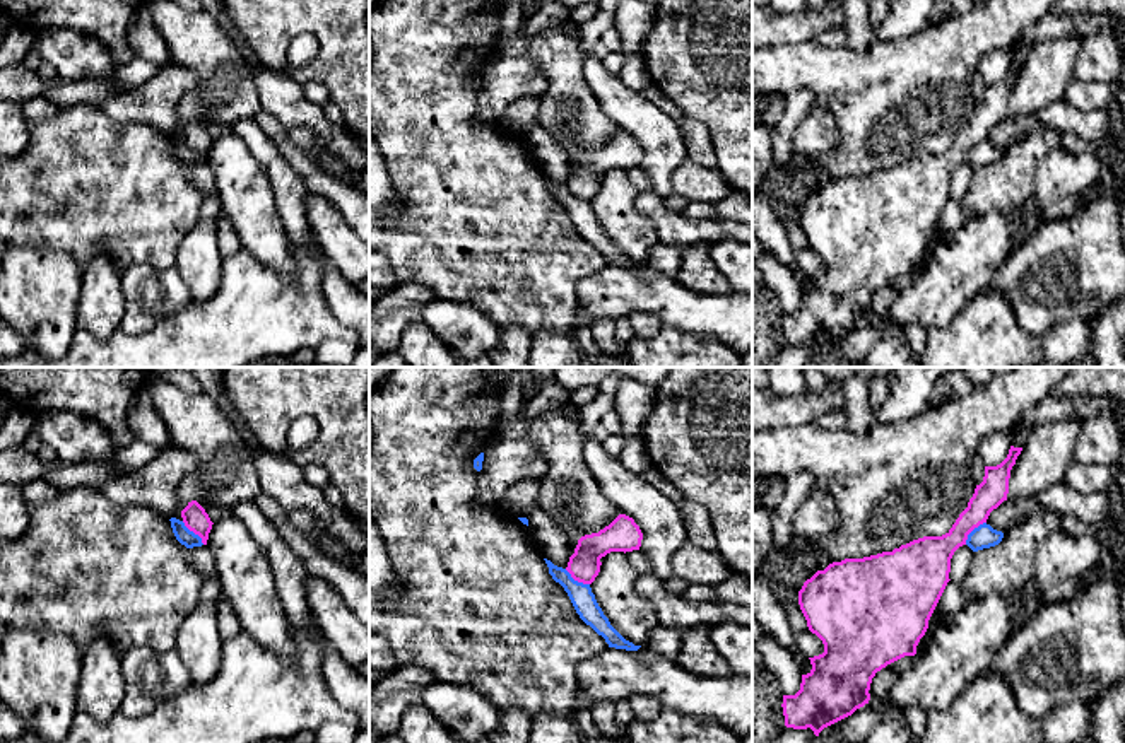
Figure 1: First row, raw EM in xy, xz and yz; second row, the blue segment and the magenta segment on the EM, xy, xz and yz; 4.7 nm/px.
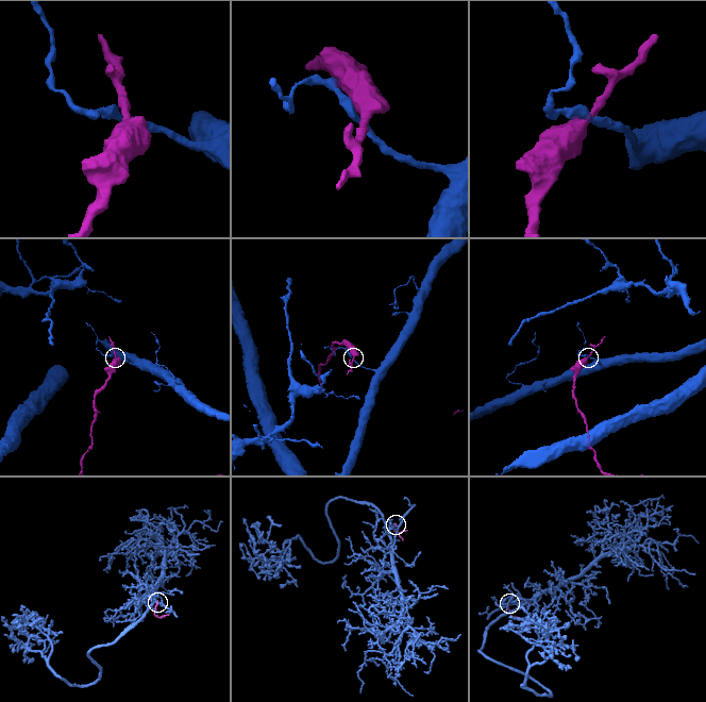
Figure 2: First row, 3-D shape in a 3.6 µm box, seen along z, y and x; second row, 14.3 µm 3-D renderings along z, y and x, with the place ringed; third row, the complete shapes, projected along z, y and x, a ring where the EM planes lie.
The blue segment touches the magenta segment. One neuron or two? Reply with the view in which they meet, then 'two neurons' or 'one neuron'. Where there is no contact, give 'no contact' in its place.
yz | two neurons

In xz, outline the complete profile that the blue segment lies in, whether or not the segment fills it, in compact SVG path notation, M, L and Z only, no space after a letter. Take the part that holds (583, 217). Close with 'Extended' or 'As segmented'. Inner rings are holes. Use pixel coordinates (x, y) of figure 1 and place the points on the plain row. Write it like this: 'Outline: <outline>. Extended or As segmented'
Outline: M547 176L544 178L549 184L549 191L552 193L552 196L559 200L568 210L580 236L586 243L590 243L598 253L602 253L605 260L609 261L609 265L626 266L626 268L638 268L641 265L641 263L634 263L633 260L626 258L610 243L609 236L604 232L602 225L598 224L590 202L574 198L566 186L554 183Z. As segmented

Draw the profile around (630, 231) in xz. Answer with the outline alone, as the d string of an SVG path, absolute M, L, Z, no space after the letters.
M610 169L590 205L610 243L634 263L646 263L660 237L655 224L636 208L638 195L624 169Z

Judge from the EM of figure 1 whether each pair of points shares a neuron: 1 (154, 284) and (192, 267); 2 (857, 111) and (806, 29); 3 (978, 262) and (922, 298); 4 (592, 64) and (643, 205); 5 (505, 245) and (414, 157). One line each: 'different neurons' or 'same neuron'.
1: different neurons
2: different neurons
3: same neuron
4: different neurons
5: same neuron

